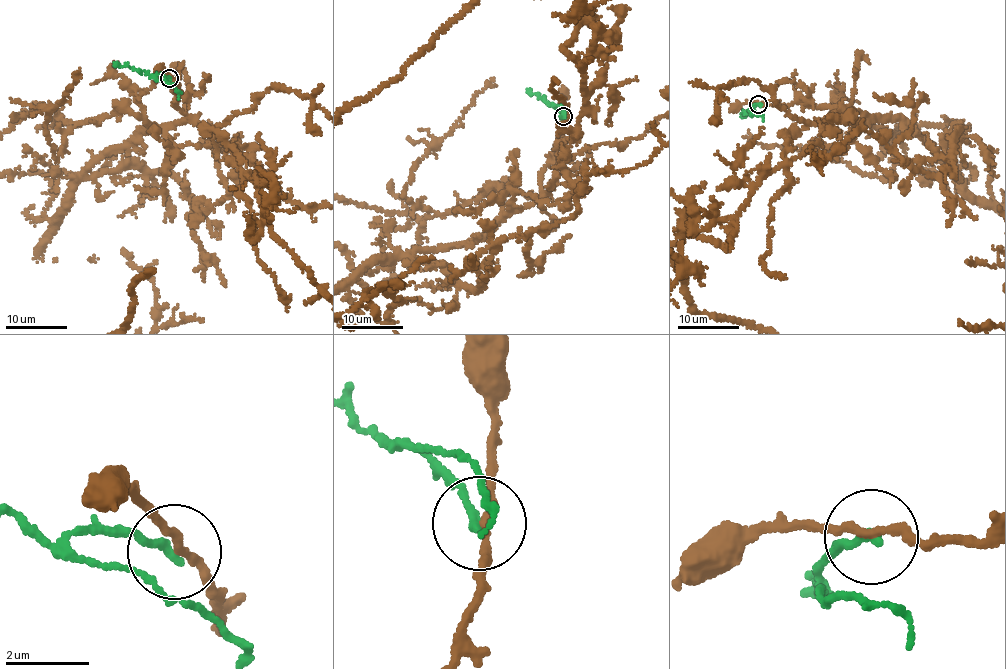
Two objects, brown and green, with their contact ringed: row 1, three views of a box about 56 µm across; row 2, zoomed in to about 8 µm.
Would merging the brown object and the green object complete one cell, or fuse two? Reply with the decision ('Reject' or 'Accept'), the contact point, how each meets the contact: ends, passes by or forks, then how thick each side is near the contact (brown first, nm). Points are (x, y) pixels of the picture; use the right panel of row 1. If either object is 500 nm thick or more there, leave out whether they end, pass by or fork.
Reject. Place: (758, 104). At the ring brown passes by. At the ring green ends. Thickness 190 nm (brown) against 200 nm

